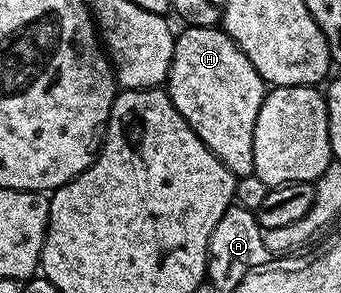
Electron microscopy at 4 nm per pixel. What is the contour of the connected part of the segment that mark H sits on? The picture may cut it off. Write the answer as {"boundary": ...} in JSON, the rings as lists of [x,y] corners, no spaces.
{"boundary":[[[186,26],[184,30],[185,32],[183,32],[182,35],[180,32],[173,40],[173,56],[171,57],[169,78],[167,80],[168,97],[175,105],[175,109],[179,109],[179,113],[187,121],[187,125],[191,125],[191,129],[199,137],[199,141],[203,141],[203,145],[207,145],[207,149],[211,149],[211,153],[215,153],[215,157],[219,157],[219,161],[223,161],[223,165],[227,165],[227,169],[231,169],[233,175],[238,177],[252,175],[253,166],[255,165],[255,117],[259,117],[259,105],[263,105],[263,101],[265,100],[267,84],[264,79],[259,77],[255,65],[251,65],[251,61],[247,61],[245,54],[234,45],[231,41],[231,37],[220,26]]]}

